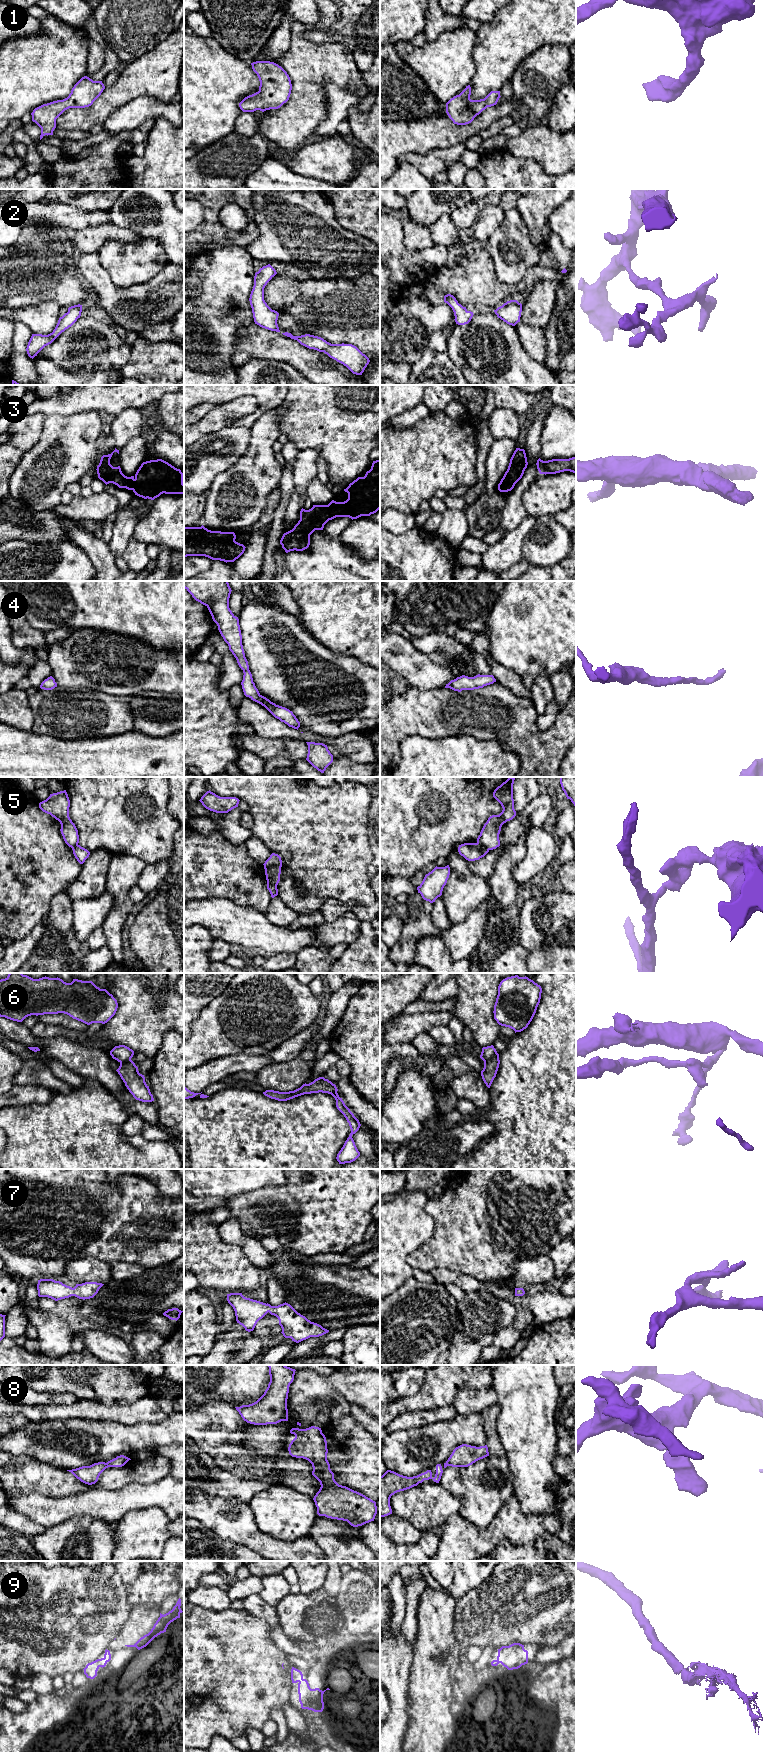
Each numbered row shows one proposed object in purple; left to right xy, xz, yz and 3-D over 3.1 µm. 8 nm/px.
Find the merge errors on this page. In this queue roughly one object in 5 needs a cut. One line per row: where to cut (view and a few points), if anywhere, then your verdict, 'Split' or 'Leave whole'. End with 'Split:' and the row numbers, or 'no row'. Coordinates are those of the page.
1: No split. Leave whole
2: No split. Leave whole
3: No split. Leave whole
4: No split. Leave whole
5: Split along yz (476, 843), (488, 850). Split
6: Split along yz (498, 1054), (484, 1062). Split
7: No split. Leave whole
8: No split. Leave whole
9: No split. Leave whole
Split: 5, 6

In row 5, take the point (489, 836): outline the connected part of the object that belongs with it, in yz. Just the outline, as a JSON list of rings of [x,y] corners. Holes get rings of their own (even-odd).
[[[509,777],[493,792],[493,797],[501,804],[503,810],[499,815],[492,815],[488,818],[477,838],[477,844],[488,850],[500,846],[499,834],[502,825],[516,816],[513,799],[514,780],[514,777]]]

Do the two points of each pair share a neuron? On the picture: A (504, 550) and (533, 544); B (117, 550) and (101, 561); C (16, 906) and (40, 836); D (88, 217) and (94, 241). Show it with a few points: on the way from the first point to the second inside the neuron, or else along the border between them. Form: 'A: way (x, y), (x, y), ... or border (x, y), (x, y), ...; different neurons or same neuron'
A: border (534, 525), (523, 541), (522, 556); different neurons
B: border (108, 544), (109, 550), (114, 557); different neurons
C: way (16, 889), (18, 858), (23, 853); same neuron
D: border (110, 222), (86, 226), (74, 231); different neurons

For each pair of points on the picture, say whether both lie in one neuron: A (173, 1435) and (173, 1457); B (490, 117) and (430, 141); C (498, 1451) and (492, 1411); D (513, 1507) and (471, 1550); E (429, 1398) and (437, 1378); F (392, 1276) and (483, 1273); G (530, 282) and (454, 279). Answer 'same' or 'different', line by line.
A: different
B: same
C: same
D: same
E: same
F: different
G: same

